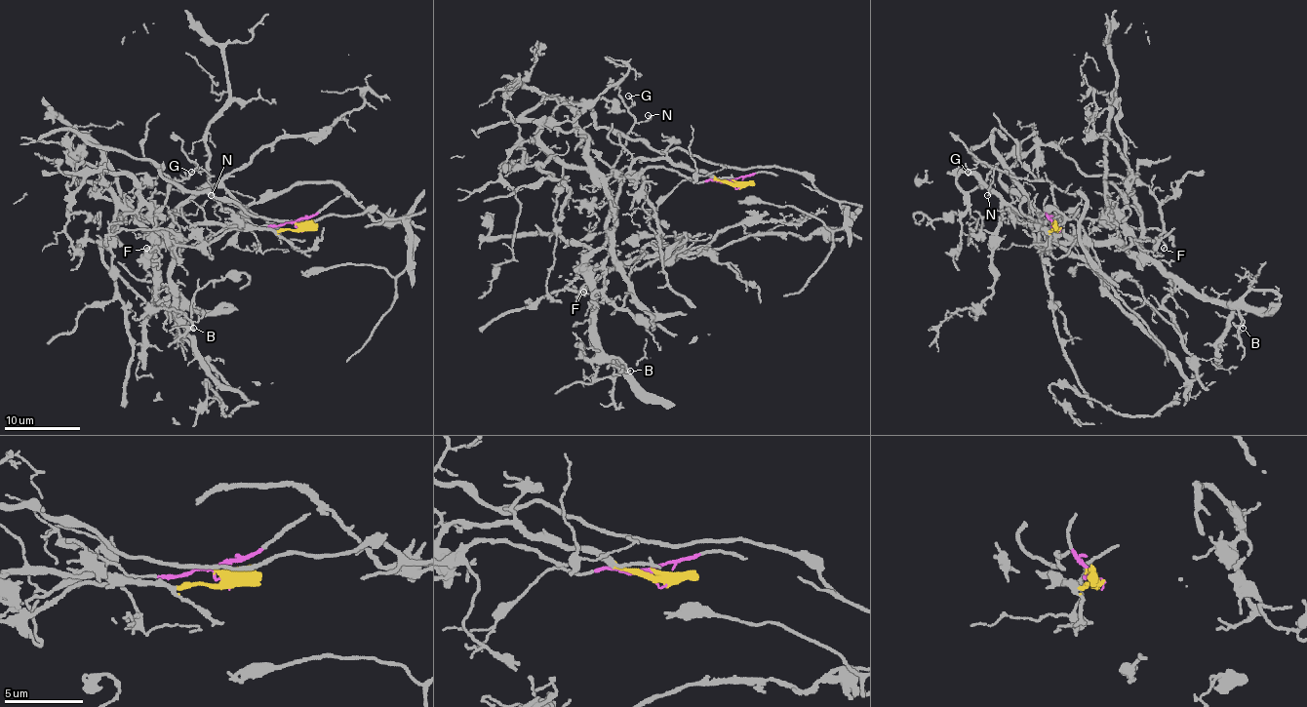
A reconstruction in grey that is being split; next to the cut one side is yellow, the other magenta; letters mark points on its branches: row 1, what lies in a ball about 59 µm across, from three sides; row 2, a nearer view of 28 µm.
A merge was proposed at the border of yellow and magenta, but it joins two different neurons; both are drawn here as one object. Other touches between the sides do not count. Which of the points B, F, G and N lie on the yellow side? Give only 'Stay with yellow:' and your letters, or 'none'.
Stay with yellow: B, F

